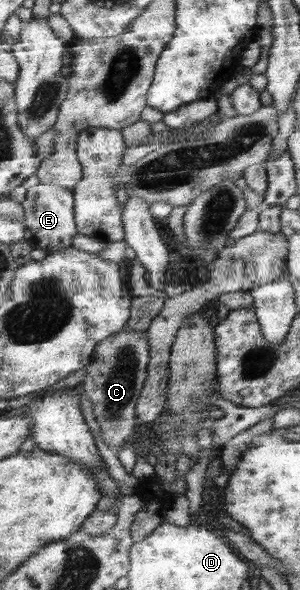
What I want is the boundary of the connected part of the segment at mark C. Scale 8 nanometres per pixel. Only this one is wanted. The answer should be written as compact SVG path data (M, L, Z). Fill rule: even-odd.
M126 327L115 336L100 342L96 346L91 363L86 367L87 375L82 381L81 389L84 389L90 398L95 422L101 430L102 442L106 443L107 447L116 454L119 452L114 449L121 445L126 447L126 439L134 433L134 427L136 427L136 406L140 396L143 394L143 389L147 382L146 377L149 376L150 346L147 331L136 331Z

